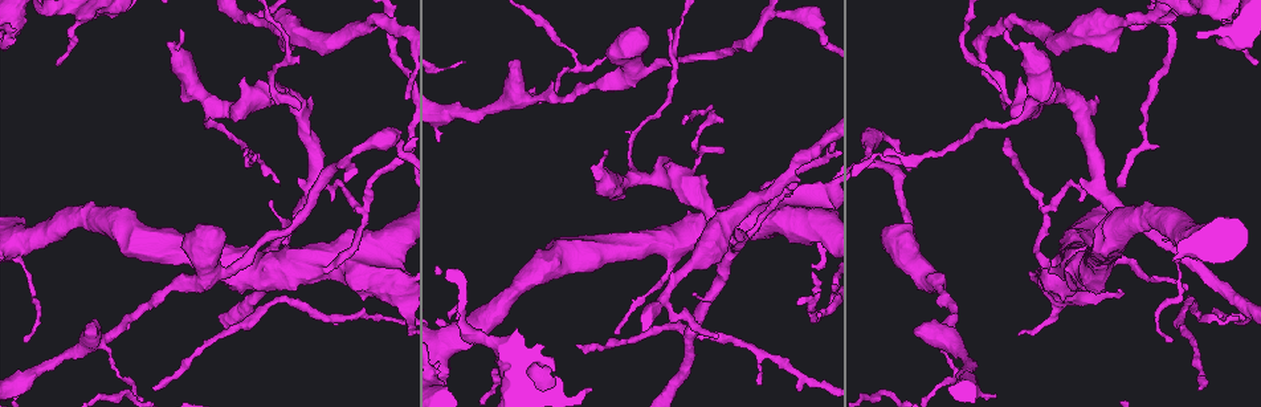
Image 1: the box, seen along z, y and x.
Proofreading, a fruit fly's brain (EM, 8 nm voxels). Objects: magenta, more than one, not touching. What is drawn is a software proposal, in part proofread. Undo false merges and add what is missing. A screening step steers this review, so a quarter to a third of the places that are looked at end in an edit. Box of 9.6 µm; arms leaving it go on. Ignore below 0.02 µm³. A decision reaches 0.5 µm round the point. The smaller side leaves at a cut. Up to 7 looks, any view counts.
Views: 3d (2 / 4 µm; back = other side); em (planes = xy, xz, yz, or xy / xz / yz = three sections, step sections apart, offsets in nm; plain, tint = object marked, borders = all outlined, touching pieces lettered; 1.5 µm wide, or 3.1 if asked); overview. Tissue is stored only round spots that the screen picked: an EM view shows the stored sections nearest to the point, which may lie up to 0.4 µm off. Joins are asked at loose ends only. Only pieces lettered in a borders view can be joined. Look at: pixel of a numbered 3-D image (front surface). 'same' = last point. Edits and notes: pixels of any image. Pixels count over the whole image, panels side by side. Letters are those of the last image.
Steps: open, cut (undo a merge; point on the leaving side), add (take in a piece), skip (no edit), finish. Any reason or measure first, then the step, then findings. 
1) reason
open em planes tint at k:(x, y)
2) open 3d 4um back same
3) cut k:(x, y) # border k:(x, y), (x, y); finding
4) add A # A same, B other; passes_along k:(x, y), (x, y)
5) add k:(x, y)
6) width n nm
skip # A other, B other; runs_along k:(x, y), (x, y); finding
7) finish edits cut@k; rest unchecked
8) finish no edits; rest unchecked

thin end
open em planes borders at 1:(619, 333)

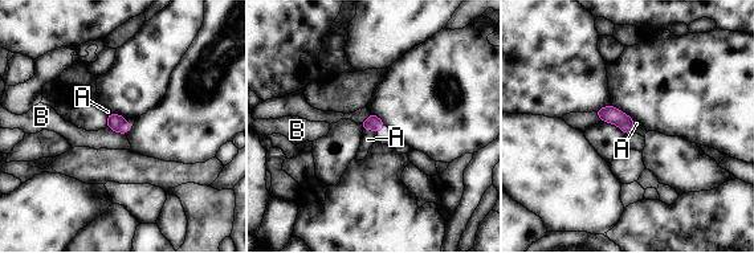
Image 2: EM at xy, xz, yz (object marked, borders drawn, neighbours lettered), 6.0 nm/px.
width 90 nm; longest_contact B 130 nm
add A # A same, B other; it goes on there

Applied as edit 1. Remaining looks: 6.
redraw
open overview

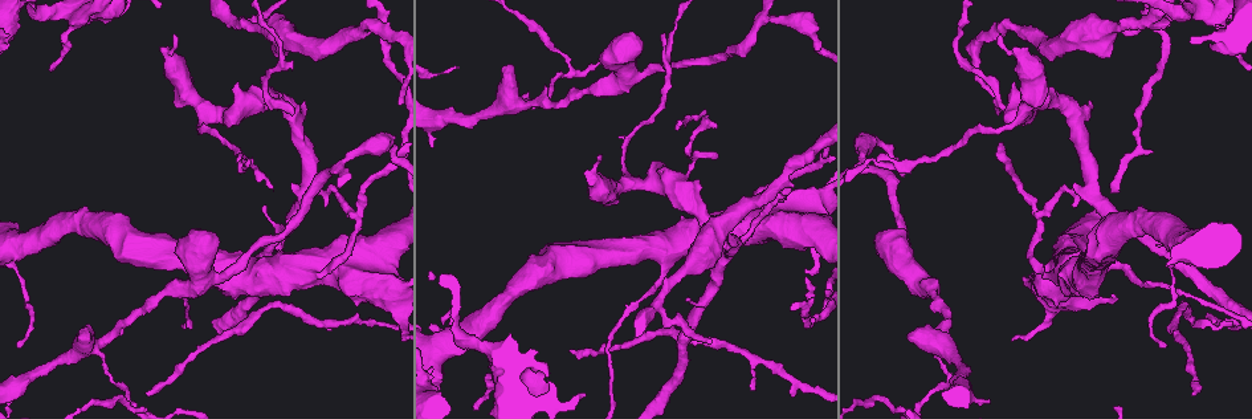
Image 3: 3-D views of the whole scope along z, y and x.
an open end
open 3d 4um at 3:(1192, 394)

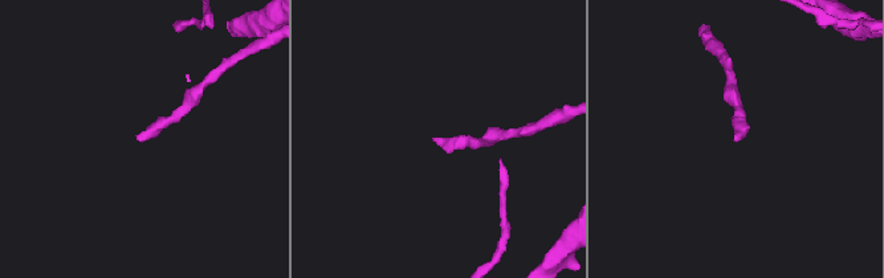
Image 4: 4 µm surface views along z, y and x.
open em planes tint at 4:(738, 137)

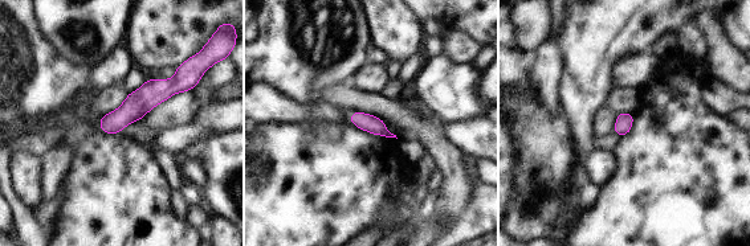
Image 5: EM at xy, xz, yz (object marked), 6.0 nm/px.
what lies round it
open em planes borders same

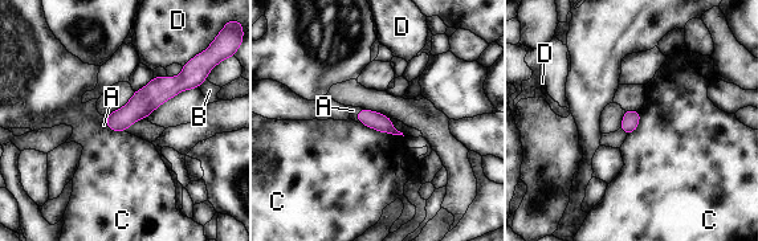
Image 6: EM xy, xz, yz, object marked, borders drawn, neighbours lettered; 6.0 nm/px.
width 100 nm
add A # A same, B other, C other, D other; passes_along 6:(373, 119), (358, 114), (353, 110); the cell continues

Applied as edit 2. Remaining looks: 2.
finish edits add@2, add@6; rest unchecked

